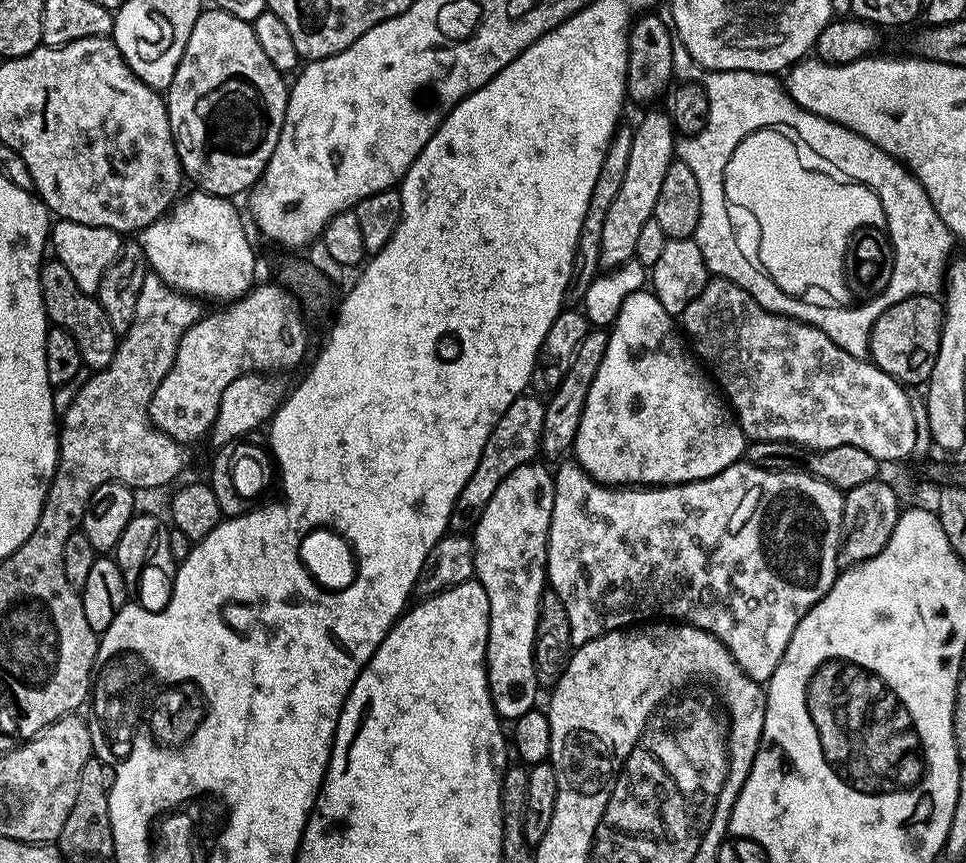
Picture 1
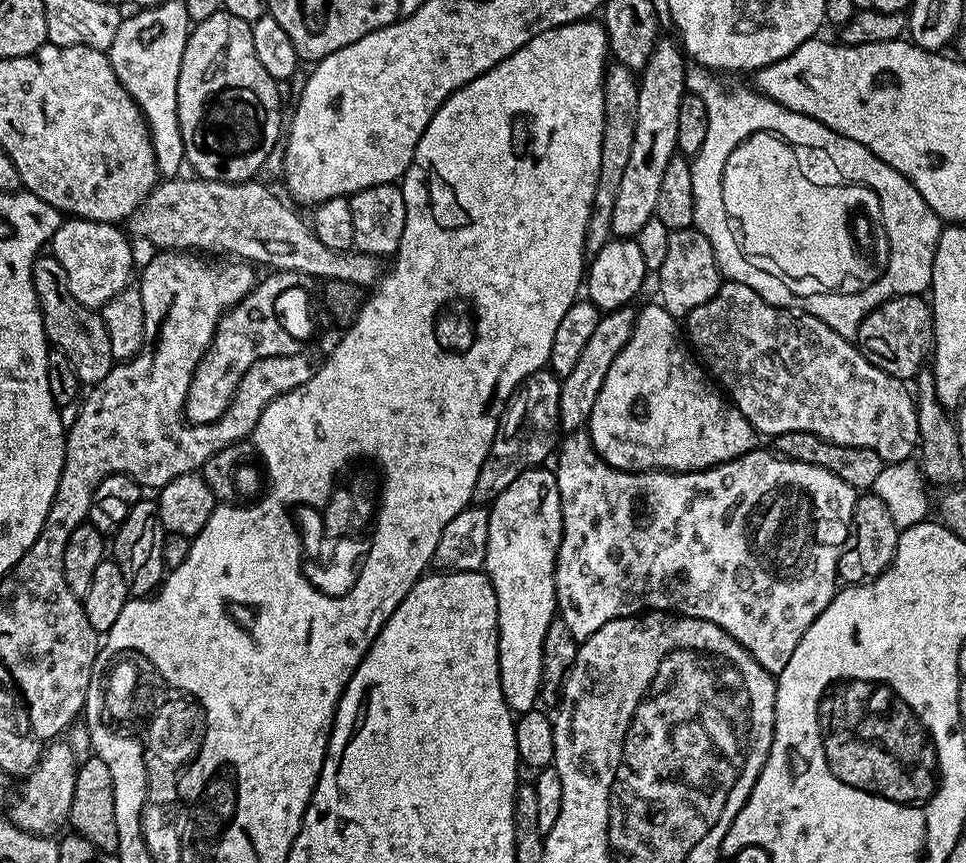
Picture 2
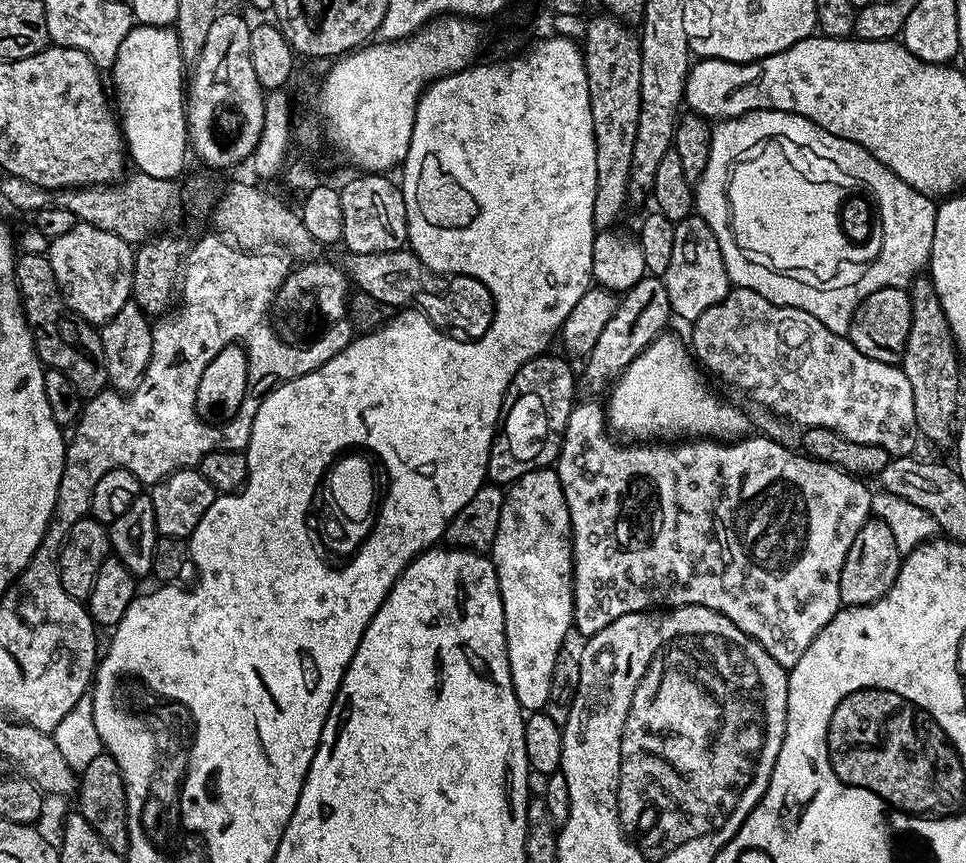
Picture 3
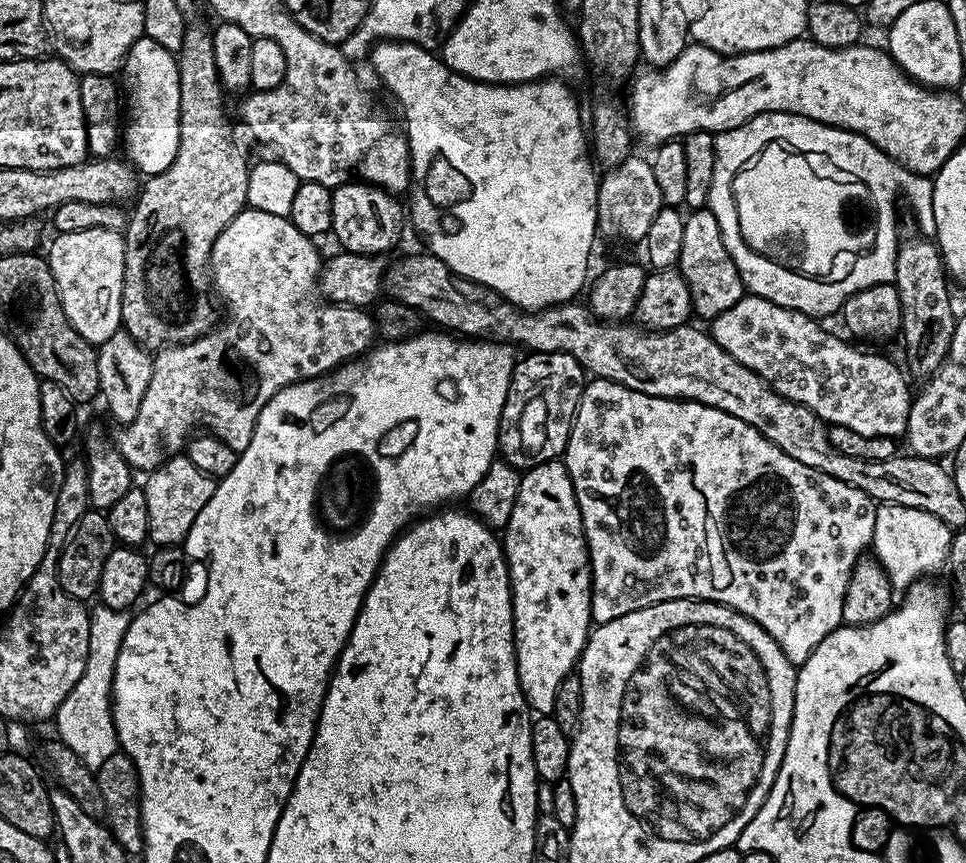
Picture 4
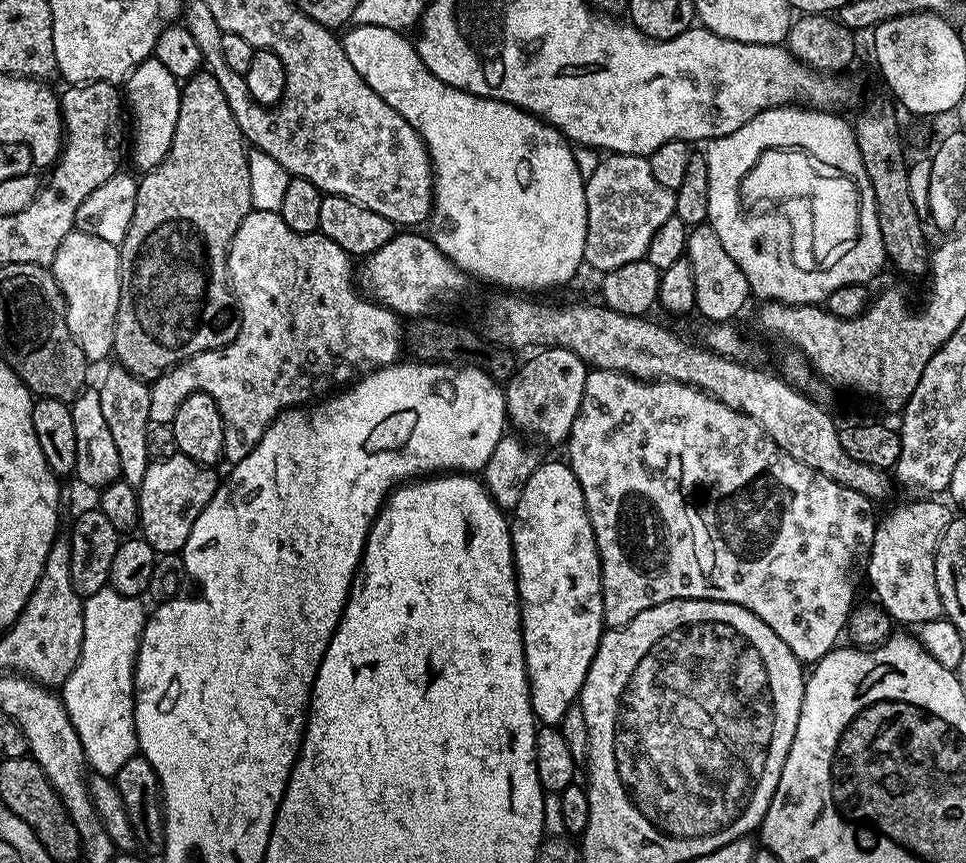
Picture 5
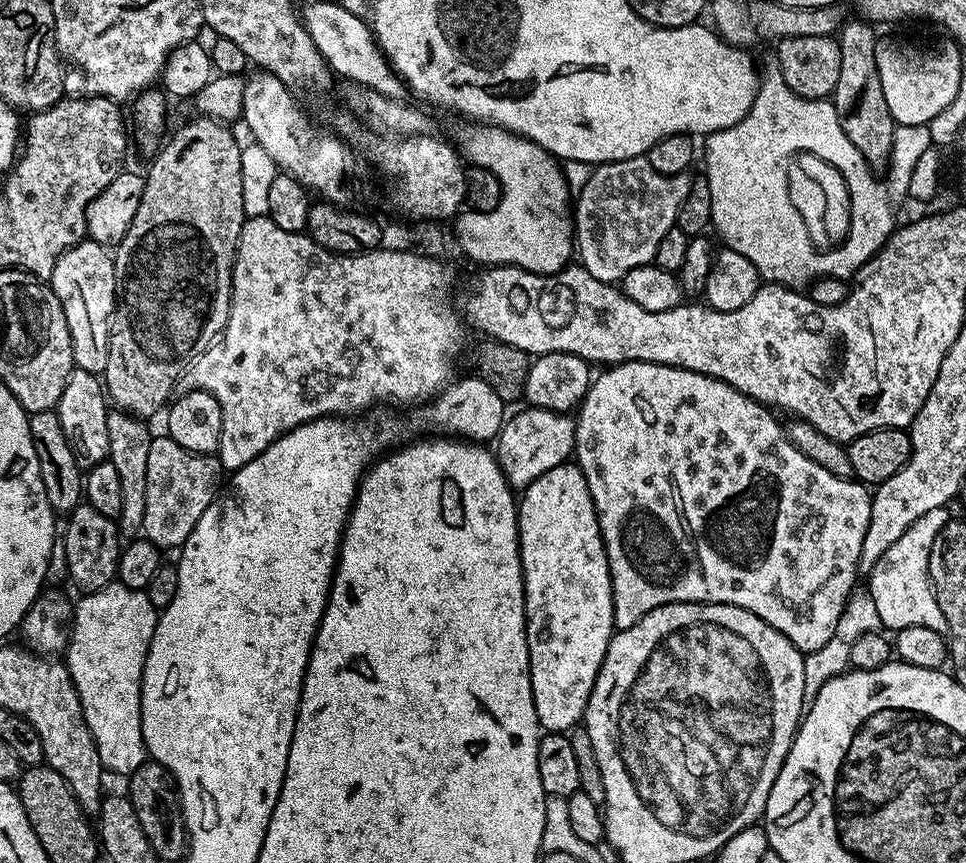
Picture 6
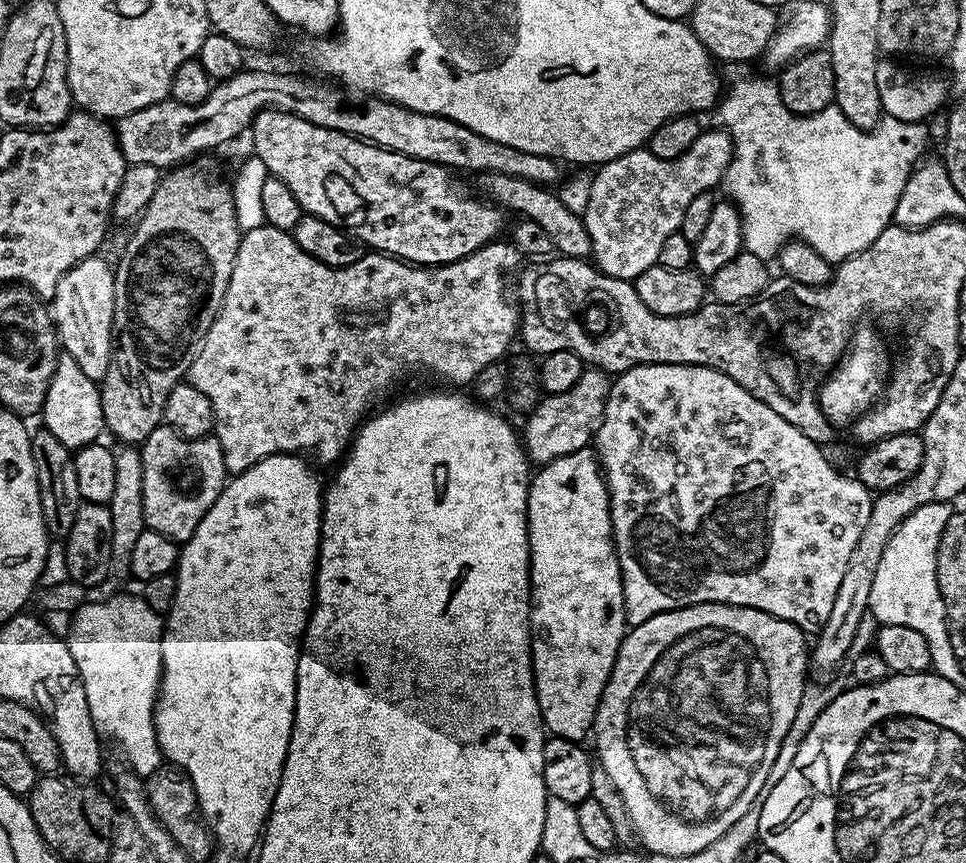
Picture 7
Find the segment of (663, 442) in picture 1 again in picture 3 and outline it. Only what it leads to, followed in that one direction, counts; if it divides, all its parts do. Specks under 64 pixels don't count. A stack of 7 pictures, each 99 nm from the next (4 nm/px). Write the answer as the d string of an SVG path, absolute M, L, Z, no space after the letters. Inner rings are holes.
M671 331L654 338L620 379L611 385L606 399L606 419L613 433L621 432L628 442L672 442L677 438L707 438L717 442L741 439L753 431L747 411L715 396L700 377L701 369L690 351Z

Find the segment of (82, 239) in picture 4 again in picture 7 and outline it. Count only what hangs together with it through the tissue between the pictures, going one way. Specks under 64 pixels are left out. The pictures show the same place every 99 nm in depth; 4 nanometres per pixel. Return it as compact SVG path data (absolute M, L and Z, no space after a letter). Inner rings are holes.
M103 255L88 256L78 262L64 275L56 287L56 295L50 301L52 322L56 325L56 335L61 349L82 369L86 378L100 382L108 373L112 357L112 319L114 318L114 282L116 274L111 263L103 260Z

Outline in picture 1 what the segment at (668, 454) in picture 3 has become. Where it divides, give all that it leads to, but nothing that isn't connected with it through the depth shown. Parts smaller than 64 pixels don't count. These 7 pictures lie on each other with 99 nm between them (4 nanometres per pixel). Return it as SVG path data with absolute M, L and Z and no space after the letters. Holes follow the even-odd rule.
M569 462L555 469L554 510L548 531L548 579L551 591L560 596L569 615L570 638L579 646L607 632L618 632L653 618L667 618L672 622L692 624L695 628L714 634L730 650L734 662L752 680L768 681L778 670L778 662L794 638L798 622L830 590L838 575L838 557L844 531L844 493L830 486L830 482L814 478L805 472L775 472L741 462L732 464L717 476L695 480L689 484L663 486L605 486L593 480L579 464Z

